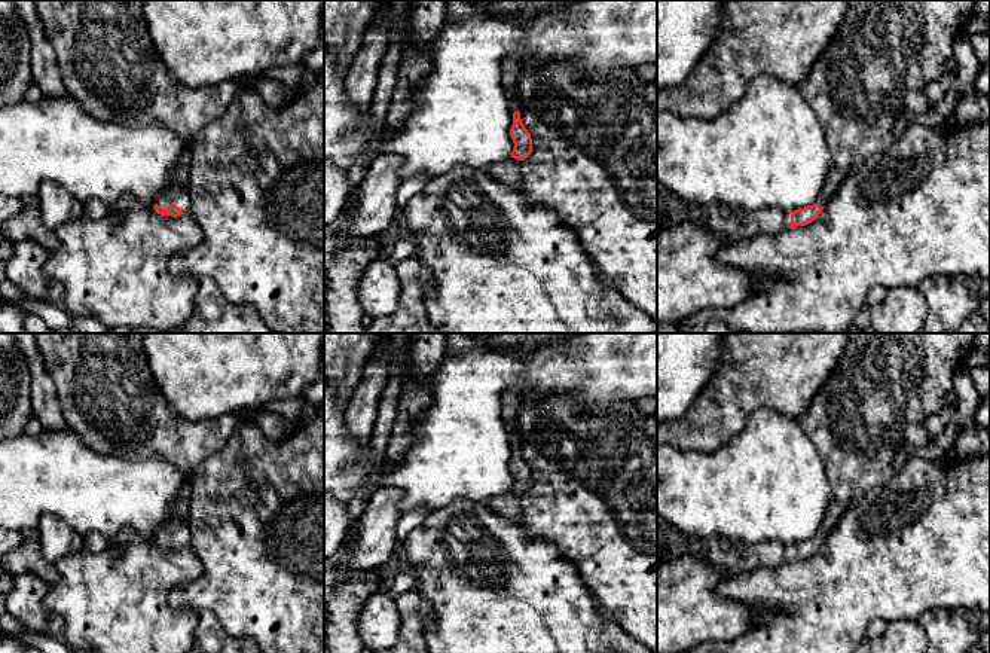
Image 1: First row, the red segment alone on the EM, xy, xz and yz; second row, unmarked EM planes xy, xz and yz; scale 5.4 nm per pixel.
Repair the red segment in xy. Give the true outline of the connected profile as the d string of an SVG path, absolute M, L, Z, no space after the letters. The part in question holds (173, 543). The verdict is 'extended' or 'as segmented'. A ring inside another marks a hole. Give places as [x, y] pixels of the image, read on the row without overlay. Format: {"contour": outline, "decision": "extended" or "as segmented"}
{"contour": "M190 482L183 489L169 524L158 531L153 540L158 547L177 550L192 543L192 533L189 524L189 501Z", "decision": "extended"}

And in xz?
{"contour": "M520 445L513 446L513 458L510 463L514 482L511 489L499 497L489 498L488 507L511 521L522 519L522 497L532 485L532 472L520 452Z", "decision": "extended"}

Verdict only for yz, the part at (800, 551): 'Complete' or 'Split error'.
Split error

